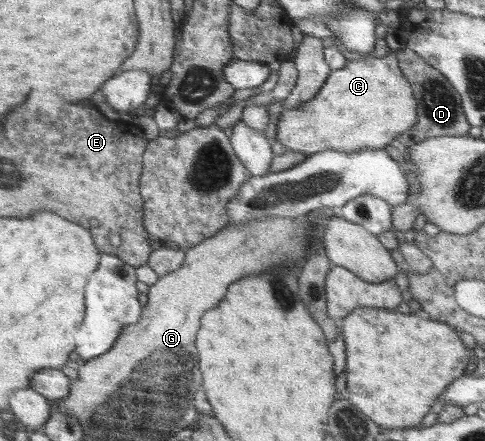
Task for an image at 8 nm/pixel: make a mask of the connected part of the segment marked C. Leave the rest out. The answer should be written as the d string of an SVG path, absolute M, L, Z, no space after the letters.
M394 28L386 30L385 41L391 51L380 58L349 58L344 67L331 71L314 99L299 109L283 112L277 130L278 142L287 150L304 153L307 157L328 150L355 153L363 148L385 149L419 123L414 88L399 67L396 55L402 47L399 32Z

